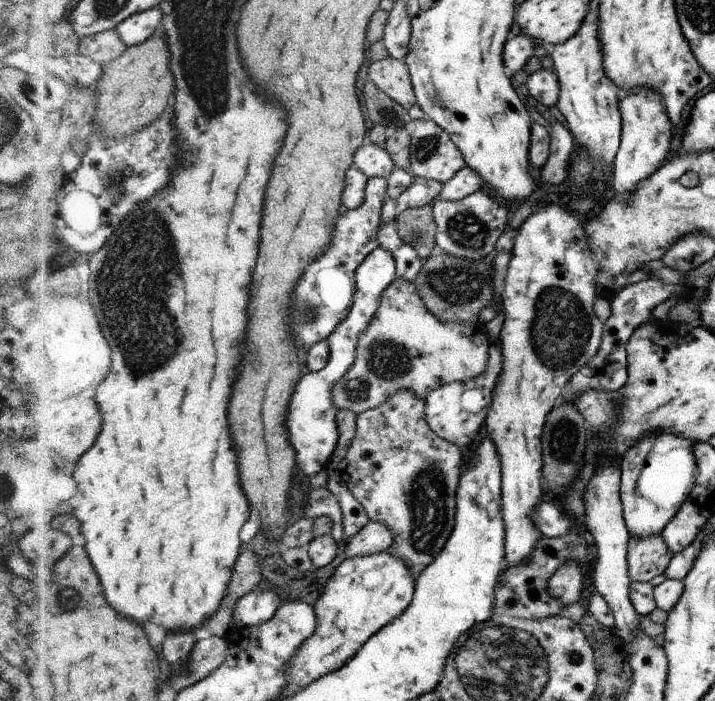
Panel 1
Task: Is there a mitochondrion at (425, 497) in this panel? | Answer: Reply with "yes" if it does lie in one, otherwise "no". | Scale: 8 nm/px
yes

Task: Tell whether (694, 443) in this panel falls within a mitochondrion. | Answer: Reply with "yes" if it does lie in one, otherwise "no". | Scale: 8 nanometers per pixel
no

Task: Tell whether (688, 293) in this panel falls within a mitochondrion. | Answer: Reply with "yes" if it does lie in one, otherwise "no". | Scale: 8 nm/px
no

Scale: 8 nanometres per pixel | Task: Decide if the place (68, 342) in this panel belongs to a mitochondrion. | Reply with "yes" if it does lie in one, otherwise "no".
no

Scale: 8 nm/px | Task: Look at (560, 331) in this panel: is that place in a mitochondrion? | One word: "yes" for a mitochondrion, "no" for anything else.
yes

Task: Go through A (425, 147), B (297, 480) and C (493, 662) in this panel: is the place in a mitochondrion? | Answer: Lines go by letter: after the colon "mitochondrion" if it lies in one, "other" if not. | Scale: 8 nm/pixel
A: mitochondrion
B: other
C: mitochondrion

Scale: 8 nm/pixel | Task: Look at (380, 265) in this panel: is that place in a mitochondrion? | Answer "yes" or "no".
no

